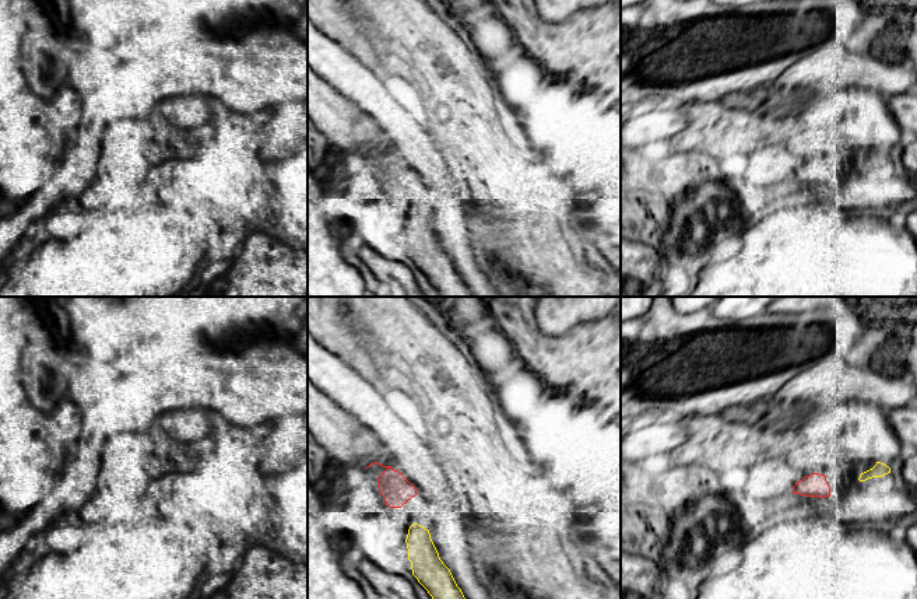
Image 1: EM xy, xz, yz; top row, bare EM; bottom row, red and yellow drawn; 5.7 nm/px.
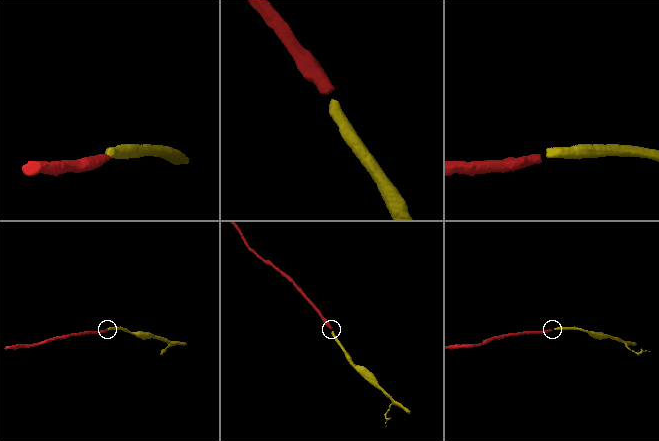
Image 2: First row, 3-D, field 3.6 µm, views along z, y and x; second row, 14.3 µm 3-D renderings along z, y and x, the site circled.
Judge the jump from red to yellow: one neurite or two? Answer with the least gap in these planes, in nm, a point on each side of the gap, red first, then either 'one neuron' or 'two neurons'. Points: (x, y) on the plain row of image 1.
120 nm | xz (400, 193), (413, 210) | two neurons

